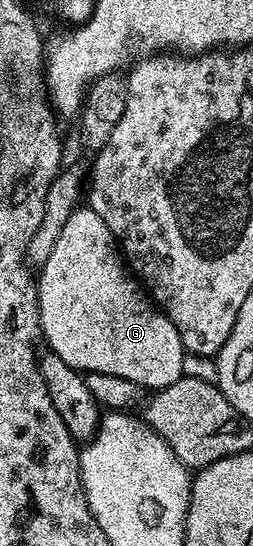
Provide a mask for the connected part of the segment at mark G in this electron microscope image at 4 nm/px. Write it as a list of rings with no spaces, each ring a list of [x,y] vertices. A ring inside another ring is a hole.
[[[81,205],[74,213],[70,213],[70,221],[66,221],[66,226],[63,227],[62,234],[58,236],[58,241],[54,244],[54,250],[50,253],[46,265],[39,268],[38,298],[40,300],[40,329],[43,342],[45,344],[48,342],[47,346],[50,350],[57,354],[66,365],[72,366],[74,370],[81,373],[89,371],[94,373],[114,373],[114,377],[126,377],[126,381],[134,381],[145,389],[169,387],[174,385],[174,381],[178,381],[181,375],[185,374],[184,359],[186,360],[186,352],[180,340],[178,329],[174,329],[170,317],[164,314],[142,290],[141,284],[134,278],[133,272],[129,270],[122,258],[122,251],[118,246],[116,236],[108,228],[106,221],[102,221],[102,217],[98,217],[98,213],[94,213],[91,207]]]

